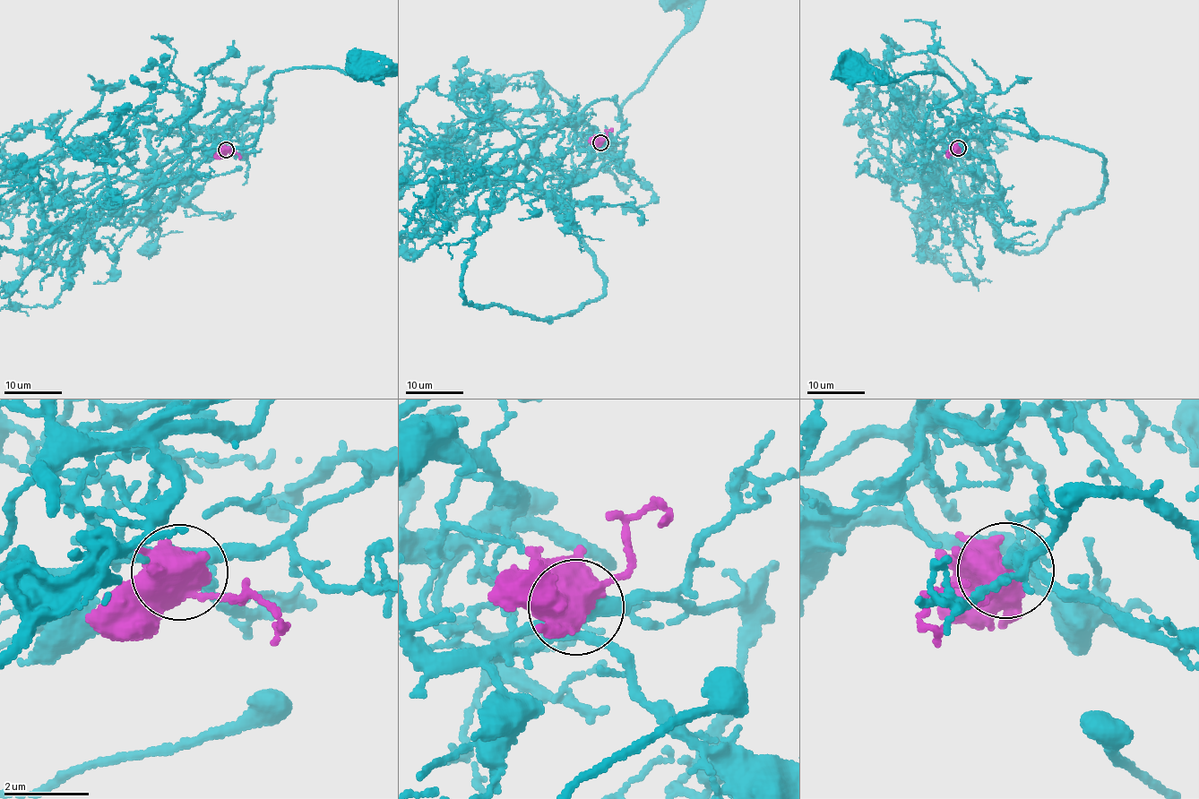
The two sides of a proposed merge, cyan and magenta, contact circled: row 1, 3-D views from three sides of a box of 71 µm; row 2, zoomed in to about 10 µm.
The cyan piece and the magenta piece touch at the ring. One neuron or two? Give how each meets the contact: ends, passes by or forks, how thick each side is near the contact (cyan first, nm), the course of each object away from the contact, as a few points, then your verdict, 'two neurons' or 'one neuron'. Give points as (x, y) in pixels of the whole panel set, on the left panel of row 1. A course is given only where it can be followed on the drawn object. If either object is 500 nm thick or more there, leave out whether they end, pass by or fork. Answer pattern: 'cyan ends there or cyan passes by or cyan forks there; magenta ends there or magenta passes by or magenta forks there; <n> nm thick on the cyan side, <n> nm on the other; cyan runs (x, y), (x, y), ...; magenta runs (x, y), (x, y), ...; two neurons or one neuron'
320 nm thick on the cyan side, 550 nm on the other; cyan runs (228, 149), (202, 149), (250, 147), (276, 73), (312, 66), (347, 73), (369, 66), (363, 67); magenta runs (226, 150), (237, 153), (239, 159); one neuron

